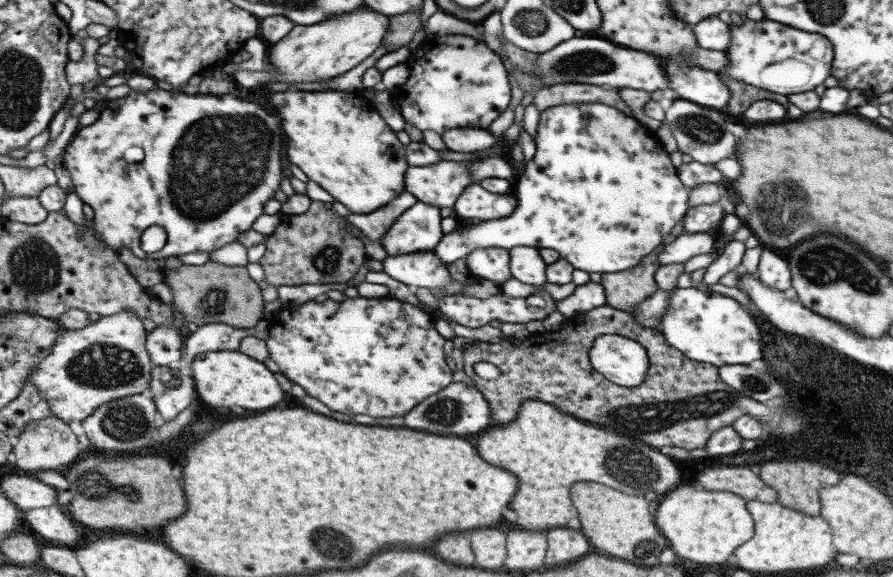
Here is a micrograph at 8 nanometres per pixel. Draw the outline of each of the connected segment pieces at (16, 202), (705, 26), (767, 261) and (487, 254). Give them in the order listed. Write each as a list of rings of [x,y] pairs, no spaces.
[[[11,197],[2,206],[2,216],[28,225],[43,222],[50,212],[38,197]]]
[[[708,16],[691,25],[699,47],[724,51],[730,45],[730,32],[727,23],[717,16]]]
[[[763,247],[756,270],[757,278],[770,289],[784,291],[791,288],[791,271],[785,256],[773,252],[771,247]]]
[[[478,248],[470,252],[464,259],[469,272],[477,279],[501,285],[512,277],[507,249]]]

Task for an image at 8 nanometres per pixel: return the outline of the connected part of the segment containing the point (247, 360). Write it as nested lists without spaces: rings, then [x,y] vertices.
[[[205,352],[193,363],[193,378],[197,382],[199,396],[213,406],[243,406],[247,410],[267,410],[285,398],[281,384],[263,362],[243,352]]]

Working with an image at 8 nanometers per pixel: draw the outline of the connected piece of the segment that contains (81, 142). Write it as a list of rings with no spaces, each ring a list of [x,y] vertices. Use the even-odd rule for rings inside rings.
[[[131,89],[125,97],[106,100],[99,114],[93,124],[78,128],[66,147],[65,157],[66,167],[73,175],[76,194],[95,212],[95,232],[112,249],[119,251],[129,247],[139,258],[156,261],[189,252],[213,253],[235,242],[237,234],[252,228],[264,213],[266,202],[273,199],[281,188],[281,178],[285,176],[281,152],[286,143],[283,124],[273,112],[267,112],[259,104],[235,98],[233,94],[215,98],[162,89],[147,92]],[[131,146],[142,148],[145,154],[142,161],[129,163],[125,160],[125,150]],[[155,225],[167,231],[167,246],[149,254],[143,252],[141,237],[147,228]]]

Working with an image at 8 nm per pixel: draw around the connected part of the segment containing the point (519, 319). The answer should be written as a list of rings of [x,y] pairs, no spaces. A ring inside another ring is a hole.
[[[542,289],[535,291],[530,297],[525,298],[507,298],[502,293],[495,294],[479,300],[472,296],[447,295],[439,297],[436,301],[436,307],[443,316],[449,318],[455,324],[461,324],[465,328],[478,328],[488,325],[491,320],[499,323],[524,324],[529,321],[541,321],[543,318],[552,316],[556,310],[556,300]]]

